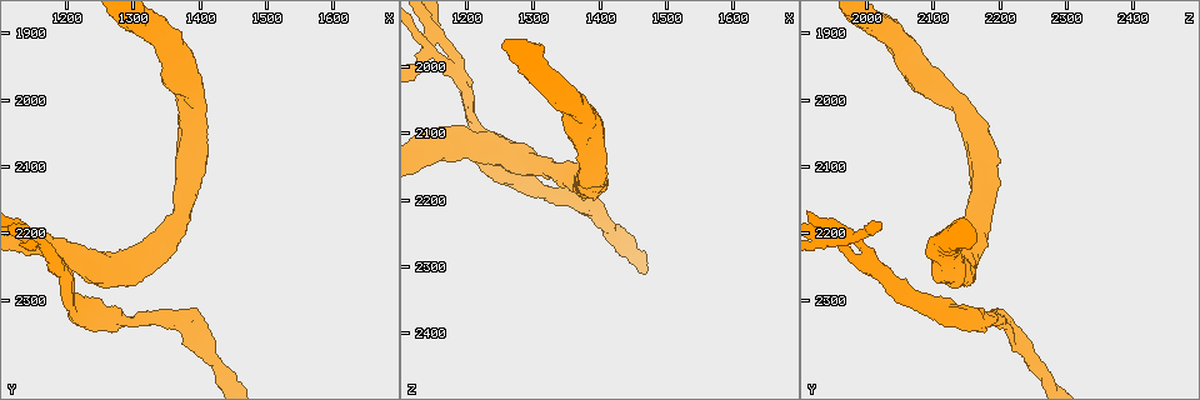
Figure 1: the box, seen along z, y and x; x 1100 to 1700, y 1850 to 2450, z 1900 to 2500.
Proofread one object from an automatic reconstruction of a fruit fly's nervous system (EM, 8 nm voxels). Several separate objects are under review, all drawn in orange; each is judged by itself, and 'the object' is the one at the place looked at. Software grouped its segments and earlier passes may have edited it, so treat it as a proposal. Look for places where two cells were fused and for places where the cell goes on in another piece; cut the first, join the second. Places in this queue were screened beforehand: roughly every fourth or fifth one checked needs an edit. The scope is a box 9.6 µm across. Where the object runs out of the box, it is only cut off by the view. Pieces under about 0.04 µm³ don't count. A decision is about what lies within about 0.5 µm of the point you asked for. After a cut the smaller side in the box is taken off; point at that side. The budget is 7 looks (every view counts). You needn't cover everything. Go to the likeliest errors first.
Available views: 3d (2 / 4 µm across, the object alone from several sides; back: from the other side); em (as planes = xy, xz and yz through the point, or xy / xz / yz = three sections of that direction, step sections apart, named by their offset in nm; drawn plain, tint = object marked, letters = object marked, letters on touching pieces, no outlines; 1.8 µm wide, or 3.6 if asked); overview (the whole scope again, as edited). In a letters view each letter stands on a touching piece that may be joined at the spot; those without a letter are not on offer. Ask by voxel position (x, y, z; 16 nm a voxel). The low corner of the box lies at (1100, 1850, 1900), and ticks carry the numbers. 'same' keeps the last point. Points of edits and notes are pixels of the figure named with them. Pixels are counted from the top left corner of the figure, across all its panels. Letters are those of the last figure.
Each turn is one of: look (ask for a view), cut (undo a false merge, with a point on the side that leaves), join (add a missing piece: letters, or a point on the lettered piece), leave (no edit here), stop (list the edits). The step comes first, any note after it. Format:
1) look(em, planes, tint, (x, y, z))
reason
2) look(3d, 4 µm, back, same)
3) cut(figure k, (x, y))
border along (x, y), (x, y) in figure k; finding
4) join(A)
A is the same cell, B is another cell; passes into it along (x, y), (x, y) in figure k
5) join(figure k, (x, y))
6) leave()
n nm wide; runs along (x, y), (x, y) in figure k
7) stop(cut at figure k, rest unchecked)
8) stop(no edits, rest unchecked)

look(em, xz, step 16, letters, (1340, 2325, 2190))
three-way junction

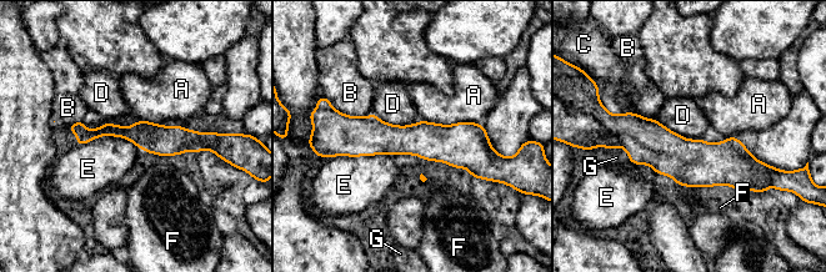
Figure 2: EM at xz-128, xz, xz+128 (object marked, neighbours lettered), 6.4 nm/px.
leave()
A, B, C, D, E, F and G are other cells; runs along (338, 134), (487, 146) in figure 2; all the same cell

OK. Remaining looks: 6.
look(3d, 2 µm, (1180, 2245, 2010))
three-way junction

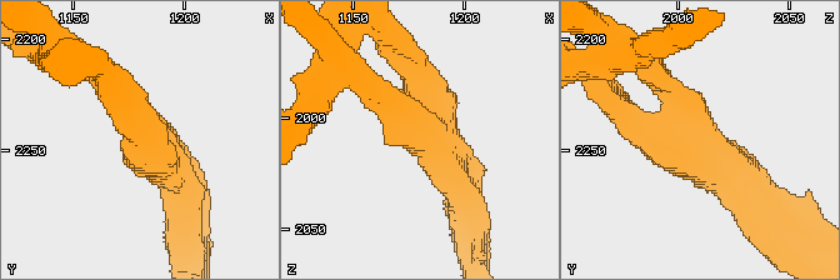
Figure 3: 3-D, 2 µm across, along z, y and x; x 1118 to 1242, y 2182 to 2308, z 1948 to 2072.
look(em, planes, letters, (1186, 2247, 2007))
shape alone is not enough

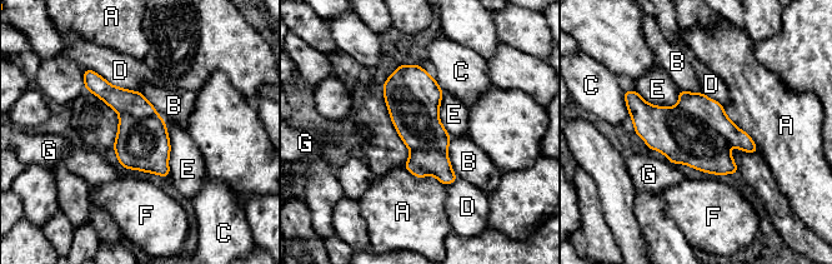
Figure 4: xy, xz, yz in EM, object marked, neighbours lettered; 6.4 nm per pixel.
leave()
A, B, C, D, E, F and G are other cells; 3 arms; border along (635, 90), (655, 105), (678, 104) in figure 4; all the same cell

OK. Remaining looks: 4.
look(3d, 4 µm, (1210, 2315, 2105))

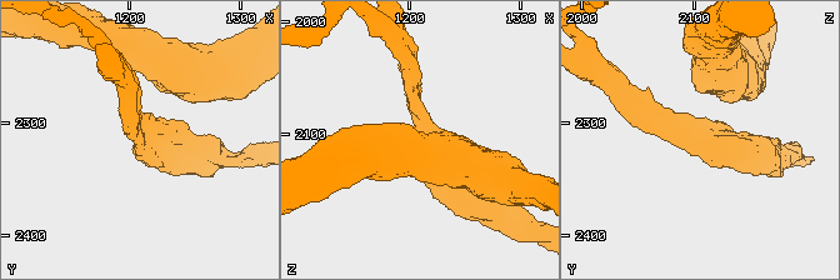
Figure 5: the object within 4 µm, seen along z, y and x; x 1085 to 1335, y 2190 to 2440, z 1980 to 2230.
look(em, planes, tint, (1214, 2320, 2106))
arms of 200, 400 nm

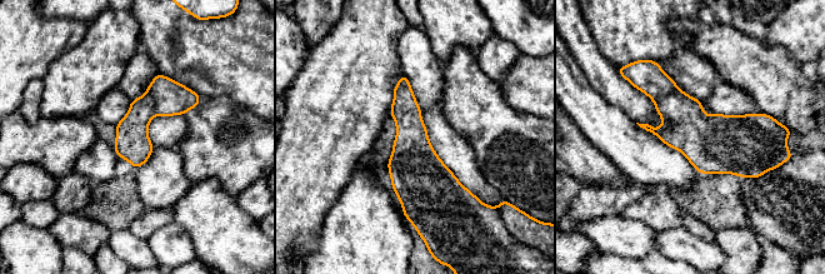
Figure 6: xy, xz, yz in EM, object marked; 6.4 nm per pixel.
look(em, planes, letters, same)
see the neighbours

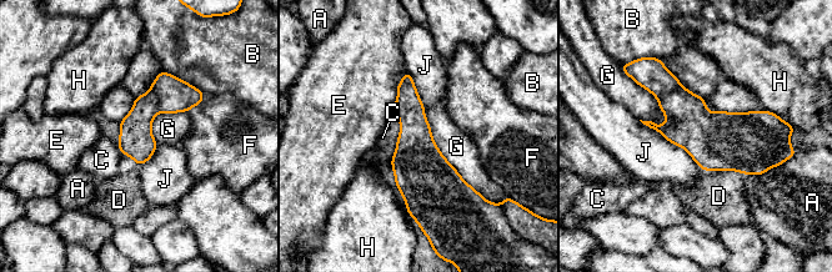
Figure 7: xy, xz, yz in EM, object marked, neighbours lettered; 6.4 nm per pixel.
leave()
220 nm wide; A, B, C, D, E, F, G, H and J are other cells; border along (424, 107), (437, 149), (481, 194) in figure 7; continuous, no second cell

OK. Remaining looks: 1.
stop(no edits, rest unchecked)

